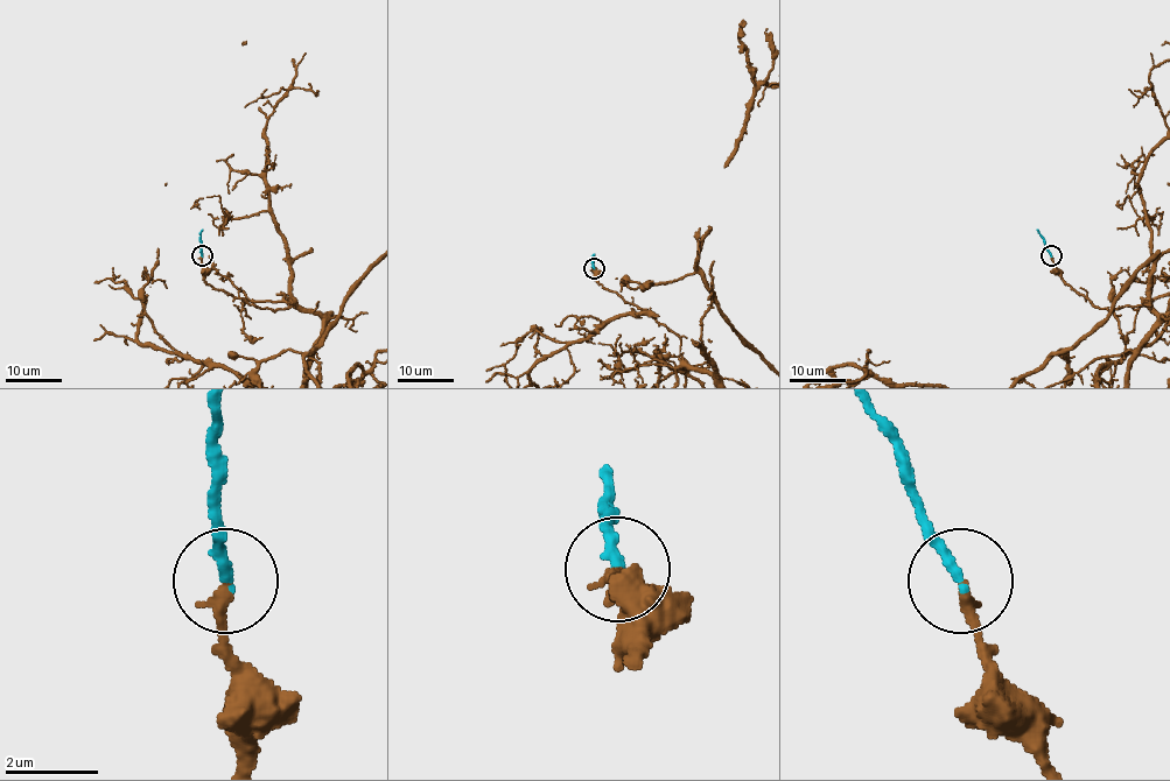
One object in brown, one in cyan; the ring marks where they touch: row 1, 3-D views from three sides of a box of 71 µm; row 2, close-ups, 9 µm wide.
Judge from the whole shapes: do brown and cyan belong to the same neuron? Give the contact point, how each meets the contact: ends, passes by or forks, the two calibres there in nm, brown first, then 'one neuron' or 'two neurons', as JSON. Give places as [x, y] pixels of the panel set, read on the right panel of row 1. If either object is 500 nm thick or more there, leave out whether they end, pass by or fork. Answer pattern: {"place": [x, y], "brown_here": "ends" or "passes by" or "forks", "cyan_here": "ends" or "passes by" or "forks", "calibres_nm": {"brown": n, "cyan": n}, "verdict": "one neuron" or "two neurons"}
{"place": [1051, 255], "brown_here": "ends", "cyan_here": "ends", "calibres_nm": {"brown": 260, "cyan": 240}, "verdict": "one neuron"}

